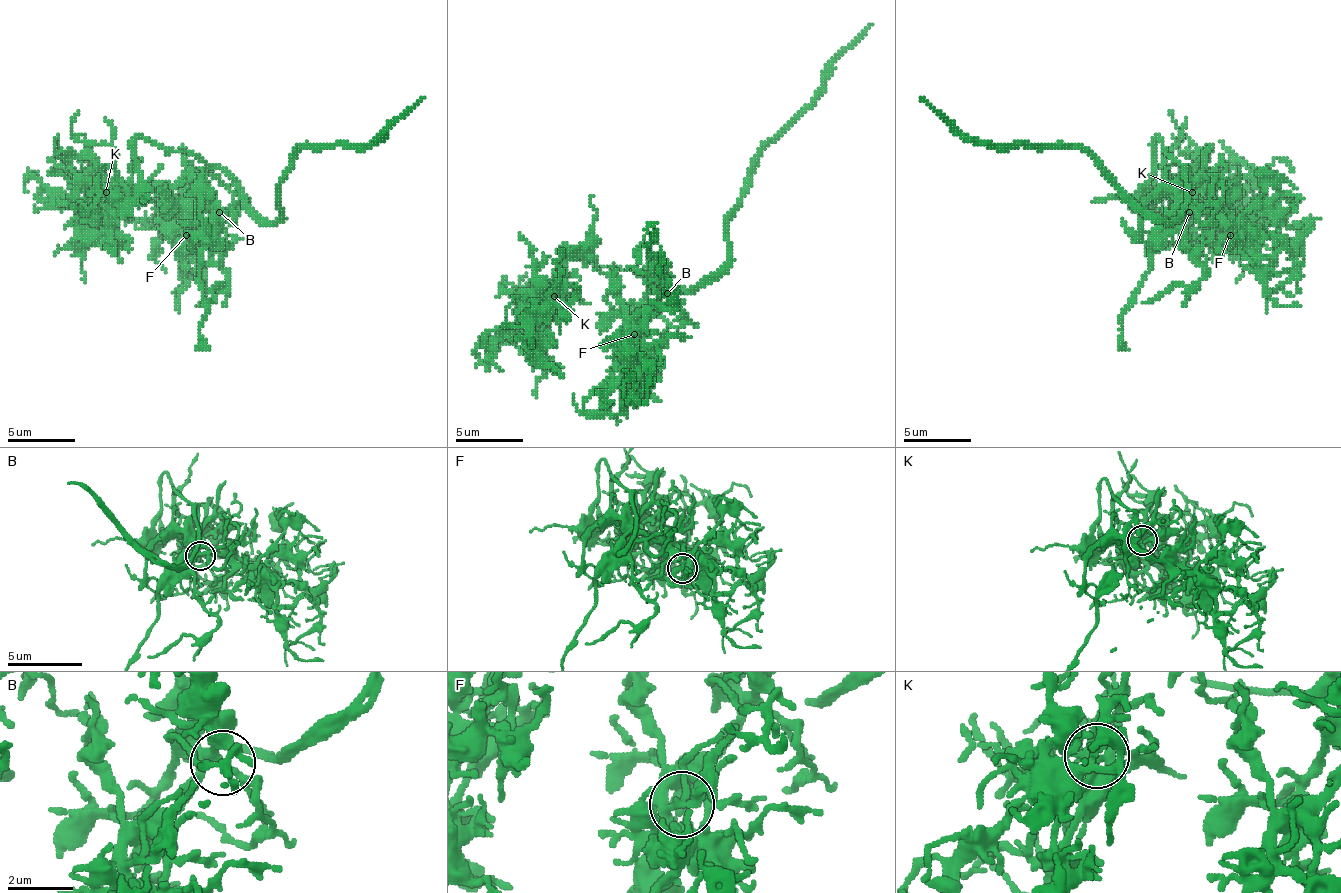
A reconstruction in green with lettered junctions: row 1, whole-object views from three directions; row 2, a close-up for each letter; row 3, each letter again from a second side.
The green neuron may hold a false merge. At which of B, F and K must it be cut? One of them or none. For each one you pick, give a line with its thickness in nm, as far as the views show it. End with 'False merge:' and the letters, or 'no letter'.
False merge: no letter

